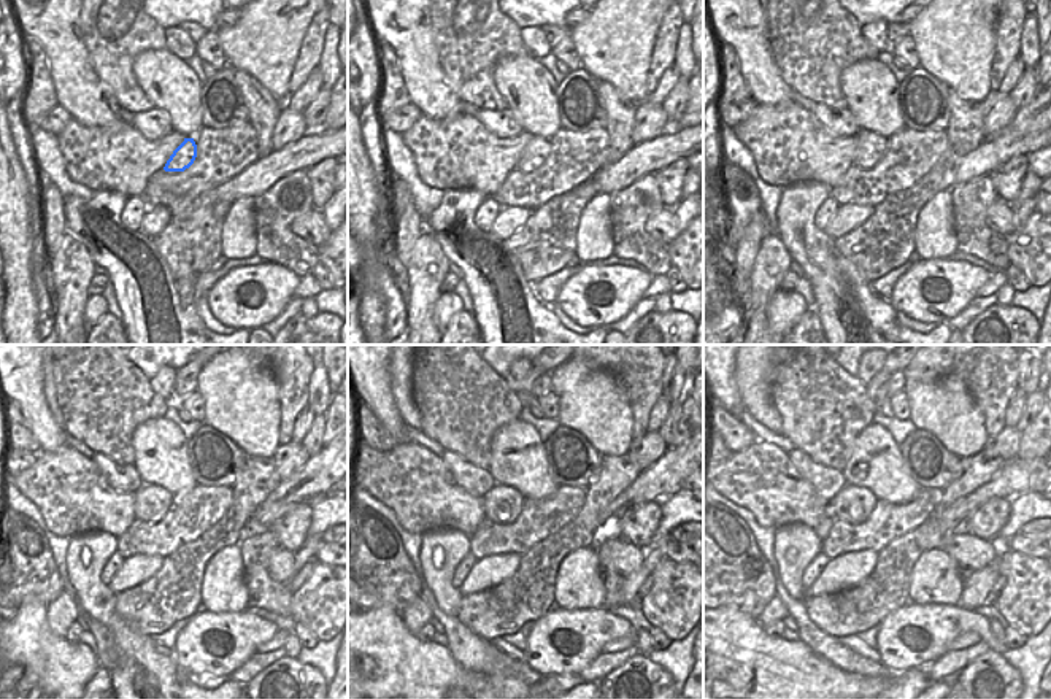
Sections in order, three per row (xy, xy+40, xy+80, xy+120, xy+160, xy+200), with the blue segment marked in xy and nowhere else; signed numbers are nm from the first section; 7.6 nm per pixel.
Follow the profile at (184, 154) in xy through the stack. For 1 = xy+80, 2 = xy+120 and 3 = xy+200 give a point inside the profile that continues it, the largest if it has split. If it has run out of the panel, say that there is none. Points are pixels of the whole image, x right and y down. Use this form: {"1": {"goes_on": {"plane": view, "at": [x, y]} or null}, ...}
{"1": {"goes_on": {"plane": "xy+80", "at": [870, 146]}}, "2": {"goes_on": {"plane": "xy+120", "at": [151, 502]}}, "3": {"goes_on": {"plane": "xy+200", "at": [853, 504]}}}

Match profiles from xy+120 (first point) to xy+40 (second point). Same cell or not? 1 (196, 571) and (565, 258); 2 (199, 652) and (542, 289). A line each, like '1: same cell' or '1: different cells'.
1: same cell
2: different cells

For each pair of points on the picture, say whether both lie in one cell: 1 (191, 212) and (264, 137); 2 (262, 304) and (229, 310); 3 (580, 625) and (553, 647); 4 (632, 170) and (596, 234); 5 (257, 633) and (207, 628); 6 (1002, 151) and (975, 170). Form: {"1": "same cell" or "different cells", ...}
{"1": "different cells", "2": "same cell", "3": "same cell", "4": "different cells", "5": "same cell", "6": "same cell"}

